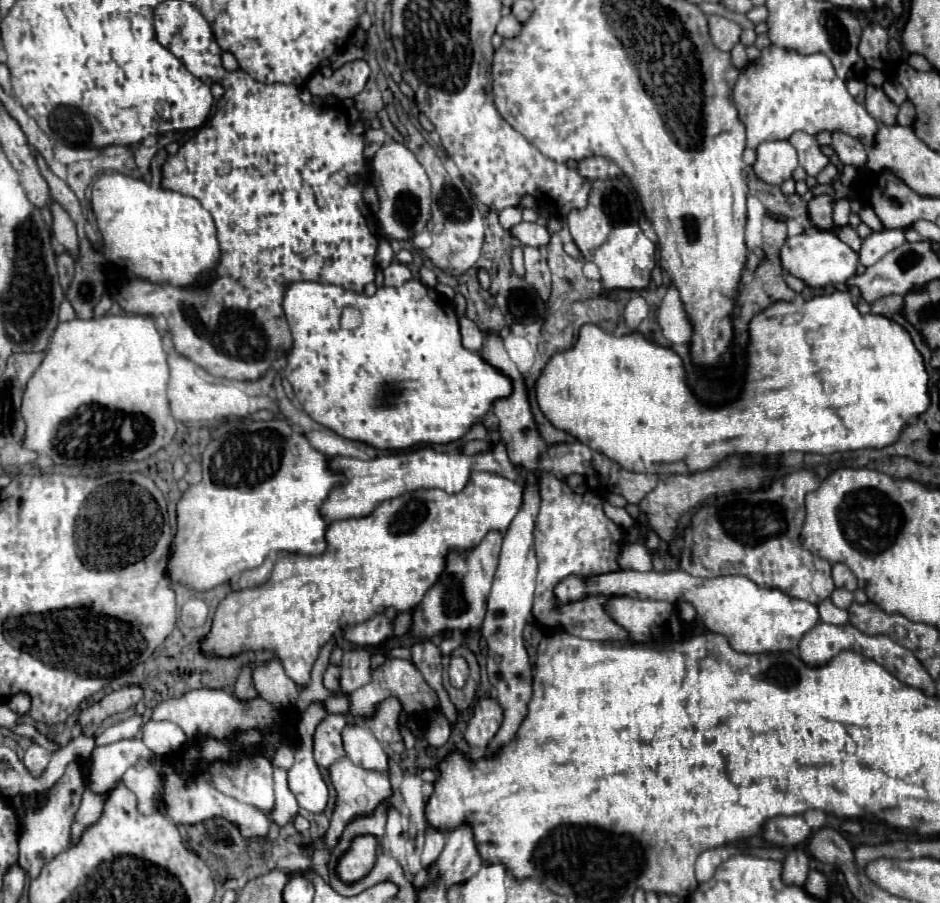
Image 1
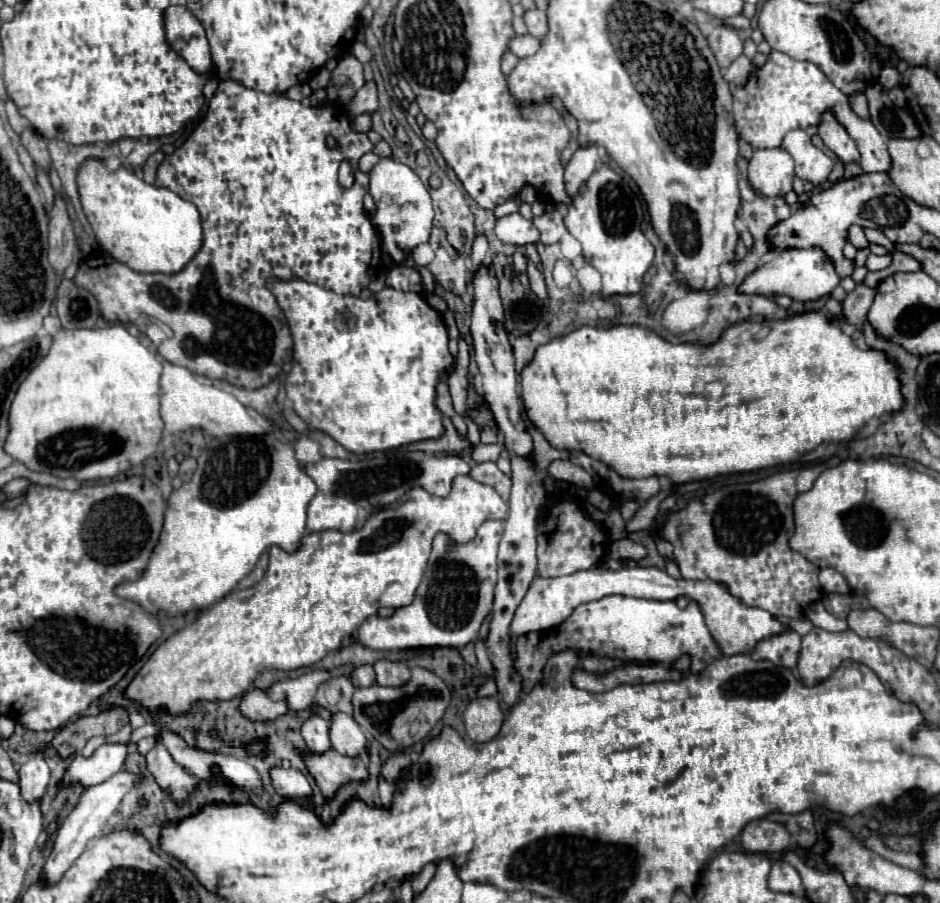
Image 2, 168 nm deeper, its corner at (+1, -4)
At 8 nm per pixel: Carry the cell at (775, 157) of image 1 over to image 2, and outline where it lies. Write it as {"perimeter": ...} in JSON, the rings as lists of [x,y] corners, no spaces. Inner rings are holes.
{"perimeter":[[[782,148],[754,150],[748,166],[748,178],[756,192],[766,198],[784,196],[792,190],[794,160]]]}

